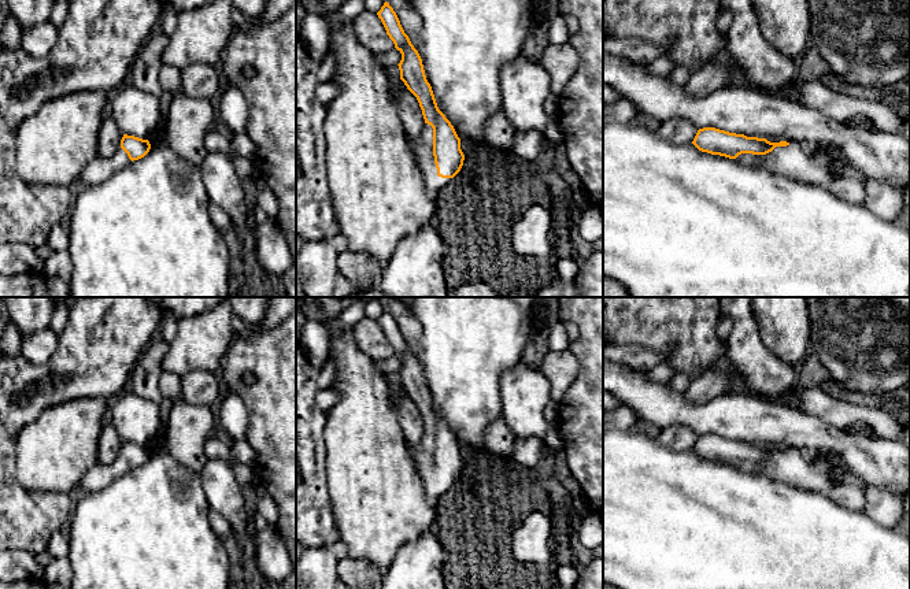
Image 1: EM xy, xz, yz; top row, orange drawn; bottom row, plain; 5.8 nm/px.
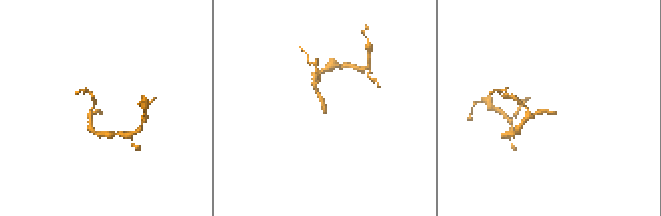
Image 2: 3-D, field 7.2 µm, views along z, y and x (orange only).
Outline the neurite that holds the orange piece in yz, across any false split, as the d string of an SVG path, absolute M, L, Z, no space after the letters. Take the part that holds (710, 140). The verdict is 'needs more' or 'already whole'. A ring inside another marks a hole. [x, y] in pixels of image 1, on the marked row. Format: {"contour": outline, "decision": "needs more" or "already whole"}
{"contour": "M715 127L699 129L692 144L702 152L735 159L744 166L763 166L773 174L822 186L839 199L863 205L866 179L857 171L833 175L829 168L798 142L770 142Z", "decision": "needs more"}

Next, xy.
{"contour": "M123 134L121 147L110 158L97 156L88 163L78 181L78 188L92 186L107 181L126 164L144 158L151 149L148 140Z", "decision": "needs more"}

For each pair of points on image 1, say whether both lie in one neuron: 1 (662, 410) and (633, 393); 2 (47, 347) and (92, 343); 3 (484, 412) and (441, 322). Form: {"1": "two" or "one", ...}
{"1": "one", "2": "two", "3": "one"}

